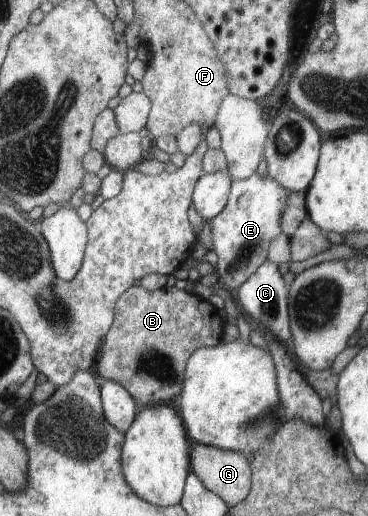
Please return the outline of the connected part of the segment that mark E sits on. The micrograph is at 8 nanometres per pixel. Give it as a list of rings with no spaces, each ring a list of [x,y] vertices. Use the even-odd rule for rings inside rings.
[[[253,174],[245,180],[233,180],[227,206],[221,214],[208,221],[213,239],[212,250],[218,256],[215,270],[222,288],[235,293],[259,266],[267,262],[271,242],[282,233],[281,216],[289,196],[291,192],[269,175]]]

